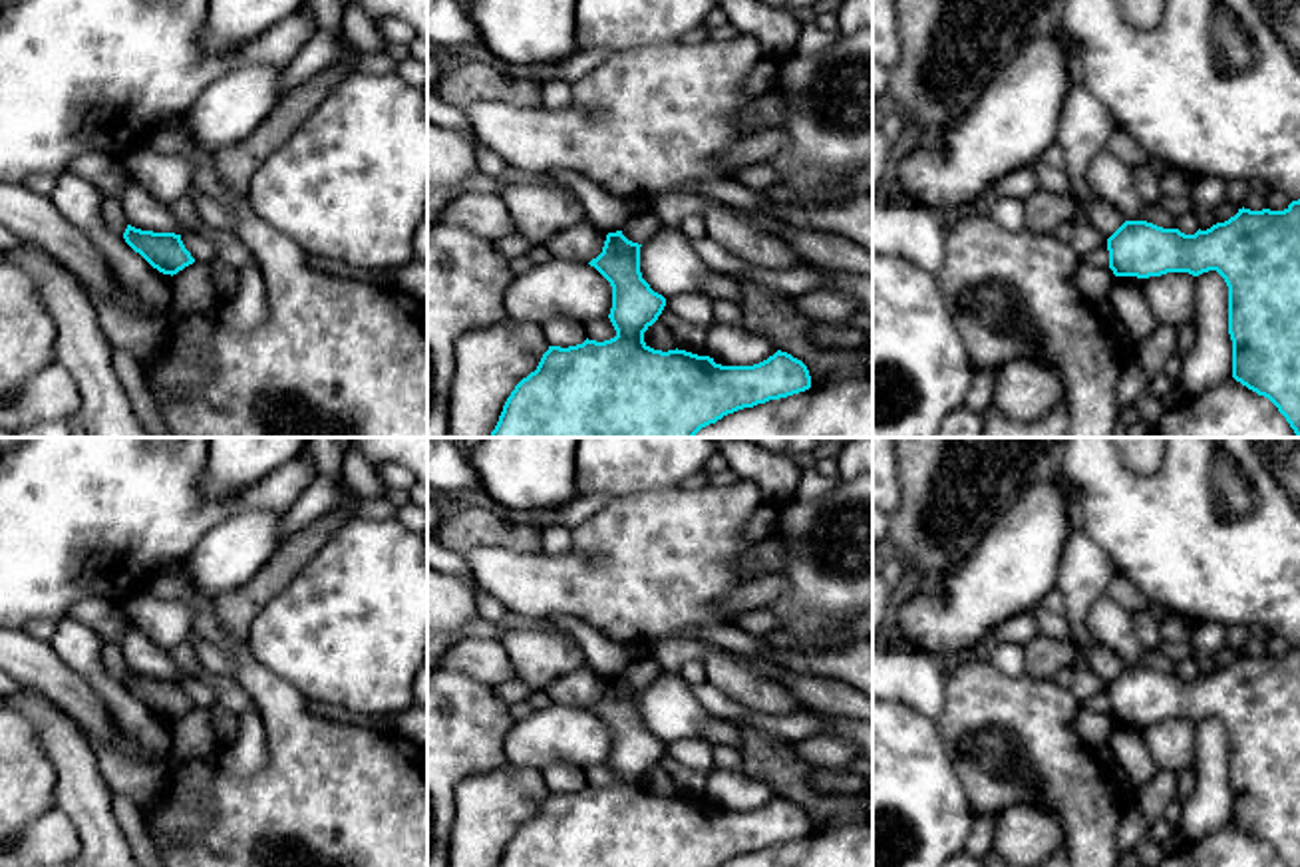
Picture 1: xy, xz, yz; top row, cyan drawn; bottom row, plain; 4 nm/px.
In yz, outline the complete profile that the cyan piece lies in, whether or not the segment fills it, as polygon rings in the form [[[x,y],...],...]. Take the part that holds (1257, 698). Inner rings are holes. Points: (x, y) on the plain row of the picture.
[[[1300,644],[1284,656],[1242,652],[1228,666],[1195,680],[1147,666],[1125,666],[1107,684],[1107,696],[1115,722],[1199,722],[1217,716],[1228,732],[1232,823],[1268,843],[1286,867],[1300,867]]]

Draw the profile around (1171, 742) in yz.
[[[1167,718],[1143,724],[1143,744],[1157,770],[1181,774],[1195,766],[1197,722]]]

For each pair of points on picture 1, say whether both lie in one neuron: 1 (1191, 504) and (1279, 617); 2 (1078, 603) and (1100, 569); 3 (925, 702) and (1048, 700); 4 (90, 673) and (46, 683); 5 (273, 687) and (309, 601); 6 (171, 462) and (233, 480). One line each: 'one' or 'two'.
1: one
2: one
3: two
4: two
5: two
6: two

